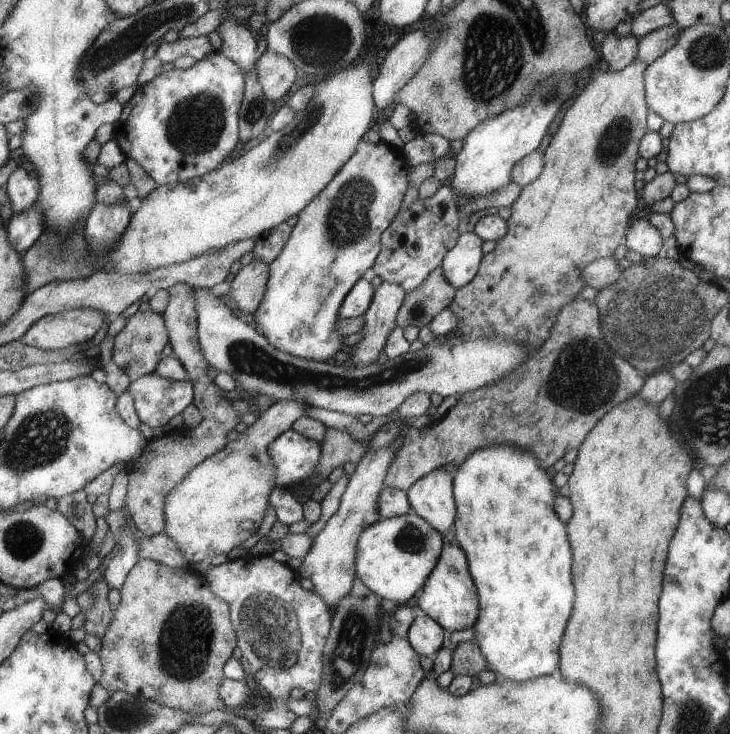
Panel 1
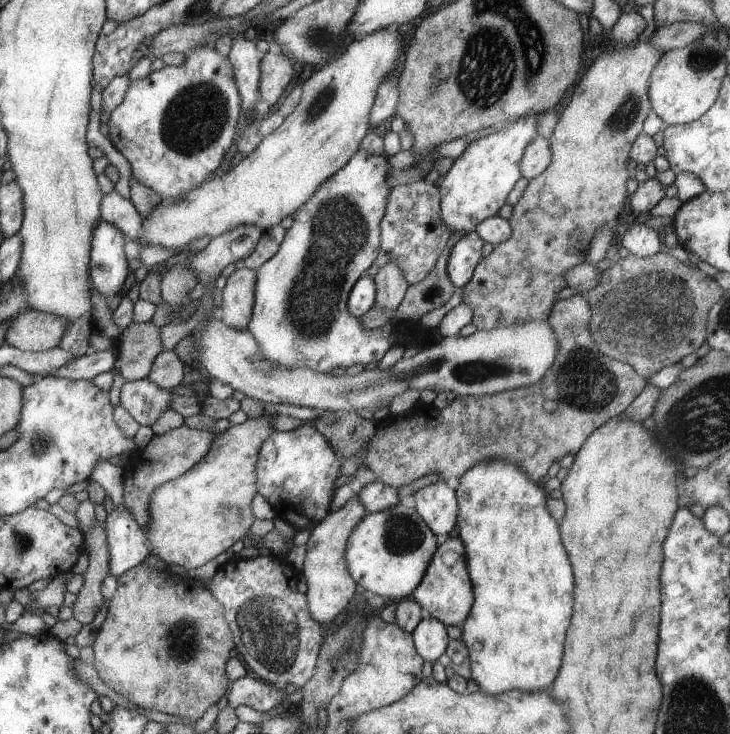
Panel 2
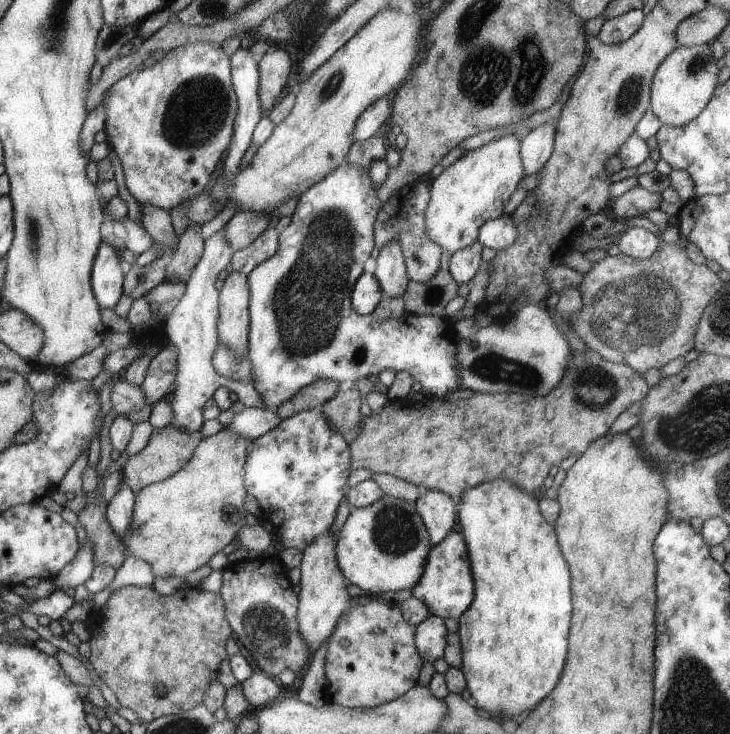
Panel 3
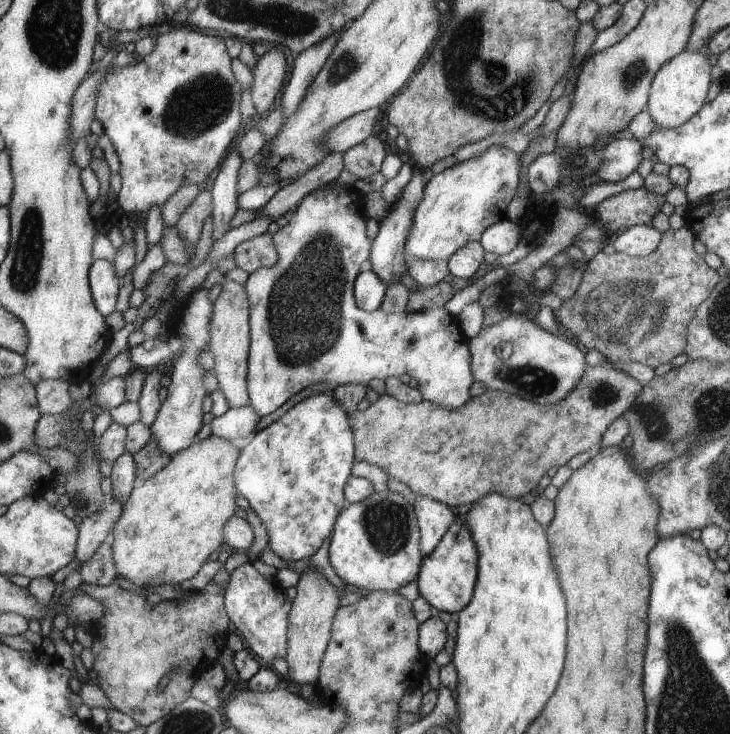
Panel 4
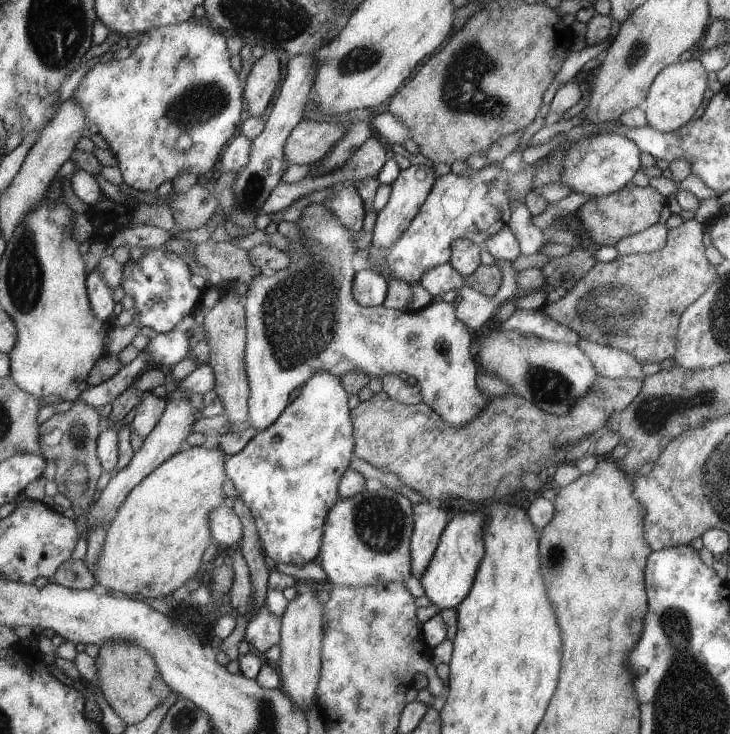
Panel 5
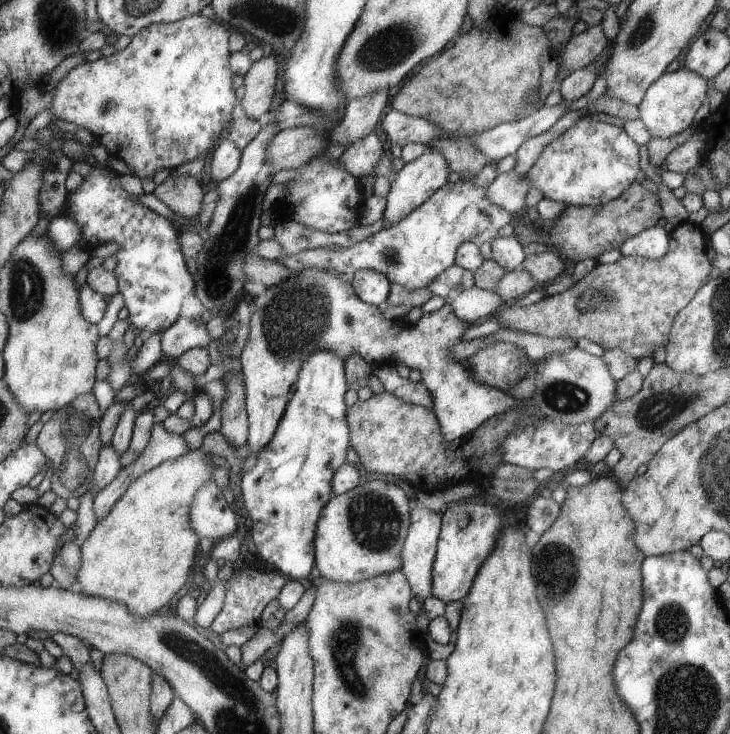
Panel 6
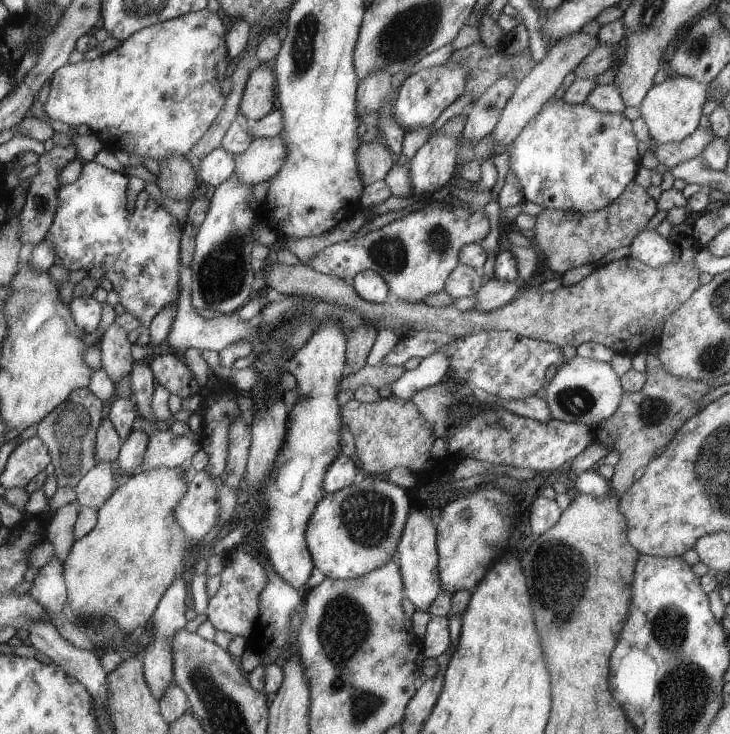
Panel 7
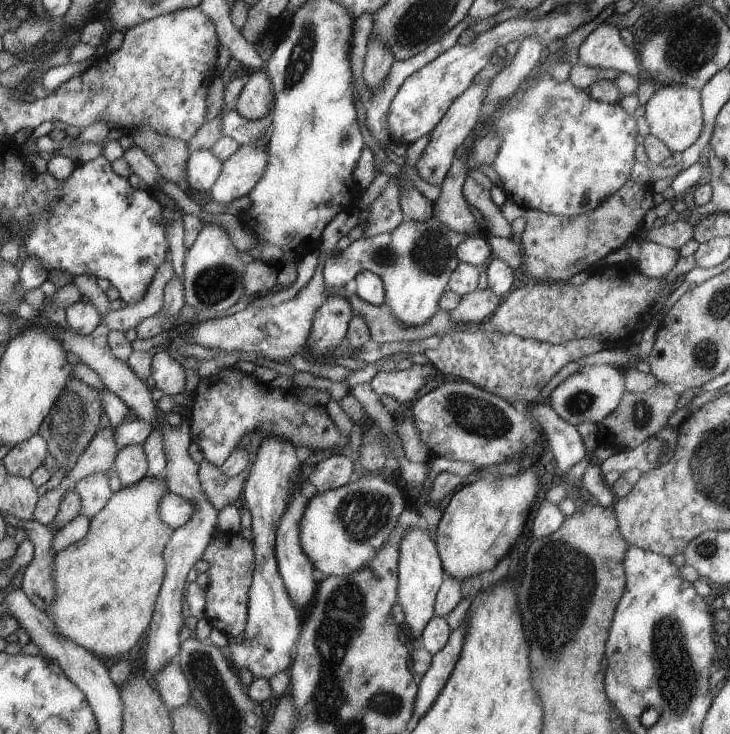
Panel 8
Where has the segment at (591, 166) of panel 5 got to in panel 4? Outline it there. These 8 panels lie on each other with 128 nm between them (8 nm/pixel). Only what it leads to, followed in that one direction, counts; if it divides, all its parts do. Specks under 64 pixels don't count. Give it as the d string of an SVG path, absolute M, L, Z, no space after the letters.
M636 137L634 138L618 138L608 142L604 148L597 151L602 159L602 168L595 174L606 182L618 182L629 174L632 174L638 168L638 164L642 162L642 142Z

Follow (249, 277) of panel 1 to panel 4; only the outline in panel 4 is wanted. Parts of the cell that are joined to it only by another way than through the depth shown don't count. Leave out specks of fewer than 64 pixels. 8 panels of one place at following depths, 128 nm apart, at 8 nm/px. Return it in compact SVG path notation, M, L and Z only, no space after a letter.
M226 278L222 291L213 302L210 323L209 350L215 356L215 365L211 373L219 382L219 389L224 393L229 405L240 408L249 404L247 389L247 358L249 355L249 300L242 283Z

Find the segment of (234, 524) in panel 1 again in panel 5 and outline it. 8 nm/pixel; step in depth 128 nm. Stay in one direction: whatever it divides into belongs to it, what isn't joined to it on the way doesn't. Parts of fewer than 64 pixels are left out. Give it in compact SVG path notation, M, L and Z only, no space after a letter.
M204 445L199 447L190 447L174 454L164 461L156 470L153 470L144 480L140 481L128 494L126 500L119 506L116 516L112 519L112 522L107 526L106 538L102 545L100 556L97 560L97 566L95 567L95 581L98 585L104 586L106 590L114 591L115 594L140 594L146 598L162 598L168 595L172 595L172 592L177 588L182 587L182 584L192 578L198 570L200 570L200 558L202 554L206 552L206 548L212 544L210 540L210 522L211 513L220 507L220 504L224 502L226 495L224 494L224 482L228 479L226 472L226 462L230 456L223 452L220 447L205 447Z

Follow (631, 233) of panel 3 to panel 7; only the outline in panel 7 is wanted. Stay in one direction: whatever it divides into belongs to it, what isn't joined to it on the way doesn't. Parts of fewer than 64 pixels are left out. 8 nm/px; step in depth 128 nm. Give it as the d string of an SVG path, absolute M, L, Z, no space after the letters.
M656 229L645 230L637 234L630 247L630 256L640 259L651 267L667 265L676 256L672 242L662 238Z

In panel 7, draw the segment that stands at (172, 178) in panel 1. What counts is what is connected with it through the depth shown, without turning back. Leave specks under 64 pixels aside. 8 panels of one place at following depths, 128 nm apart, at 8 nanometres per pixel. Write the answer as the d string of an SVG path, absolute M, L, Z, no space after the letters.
M202 9L196 12L186 13L181 17L176 17L155 25L150 25L144 29L140 29L134 33L132 37L126 41L122 41L119 48L110 51L104 56L99 56L93 60L79 61L77 63L66 63L61 66L56 73L53 74L50 93L48 100L44 104L44 109L48 118L52 120L60 120L70 126L88 126L92 130L92 134L96 135L104 148L108 151L114 152L124 150L133 158L133 162L143 165L142 162L146 158L152 158L160 162L166 159L169 155L185 156L185 154L206 134L206 131L212 126L216 120L216 116L222 112L224 108L224 94L222 94L222 80L226 78L226 68L228 68L228 52L226 52L226 26L222 24L220 16L216 13Z

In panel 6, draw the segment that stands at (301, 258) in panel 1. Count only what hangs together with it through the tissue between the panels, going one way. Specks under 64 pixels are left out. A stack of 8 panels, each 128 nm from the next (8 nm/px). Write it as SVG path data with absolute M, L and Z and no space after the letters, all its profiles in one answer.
M316 267L296 271L289 279L280 284L267 287L262 296L251 300L250 333L239 358L242 363L243 381L245 384L245 409L249 422L247 438L250 453L263 449L272 441L277 426L288 408L290 386L297 382L305 360L316 351L330 351L343 361L357 355L367 360L373 368L378 365L406 364L410 370L418 370L422 376L421 383L433 395L433 410L441 425L443 437L447 441L457 440L474 432L484 421L494 415L506 412L518 405L525 405L526 400L517 400L508 392L490 385L480 384L474 378L465 363L455 359L453 350L470 326L460 320L448 302L439 310L423 314L415 324L403 320L391 320L382 315L381 309L358 298L352 284L343 282L337 270L318 270Z

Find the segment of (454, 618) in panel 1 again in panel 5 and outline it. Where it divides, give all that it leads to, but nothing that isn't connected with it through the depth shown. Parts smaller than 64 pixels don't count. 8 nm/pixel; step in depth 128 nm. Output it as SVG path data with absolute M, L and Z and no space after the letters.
M476 512L460 513L445 526L441 534L441 544L433 554L427 571L419 578L425 595L439 610L456 609L472 590L484 554L483 516Z

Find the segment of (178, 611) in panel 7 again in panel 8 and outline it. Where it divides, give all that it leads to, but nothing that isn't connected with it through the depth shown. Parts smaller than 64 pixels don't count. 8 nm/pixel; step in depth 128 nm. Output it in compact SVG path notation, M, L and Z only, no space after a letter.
M188 419L182 420L178 427L170 427L165 422L163 429L163 445L167 458L167 465L163 476L167 480L168 486L170 486L170 492L173 492L175 495L181 496L184 499L189 499L190 502L198 502L198 510L195 510L194 518L192 518L190 522L186 525L182 525L179 529L175 529L172 538L170 538L170 541L166 546L165 558L167 570L165 574L165 584L162 585L161 594L157 600L157 610L154 612L153 622L149 626L148 638L146 638L146 670L148 670L150 674L153 674L153 678L154 675L162 672L163 668L168 663L176 661L177 654L179 653L180 630L182 630L182 627L185 625L182 605L185 602L184 588L186 588L186 582L188 582L186 576L188 576L188 572L192 570L194 564L203 558L206 547L213 539L213 534L217 530L217 516L219 513L216 509L214 509L214 506L208 500L206 493L202 490L200 480L198 479L198 464L192 460L189 453L189 446L190 443L192 443L192 437Z

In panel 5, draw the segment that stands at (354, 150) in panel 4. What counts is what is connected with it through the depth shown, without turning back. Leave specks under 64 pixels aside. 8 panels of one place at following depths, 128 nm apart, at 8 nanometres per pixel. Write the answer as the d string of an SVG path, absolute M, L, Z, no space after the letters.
M371 136L364 142L364 144L360 145L360 148L356 149L356 152L341 166L338 167L335 171L331 173L326 173L321 177L310 177L308 174L299 182L293 184L286 184L281 182L280 185L277 186L276 189L270 193L268 200L266 200L265 204L262 205L261 214L274 214L276 212L280 212L280 210L284 210L284 208L288 208L296 199L308 195L314 191L323 190L325 188L331 188L335 184L351 181L352 183L358 182L363 178L377 178L378 173L384 163L388 160L388 156L386 156L386 150L384 146L378 141L374 136Z

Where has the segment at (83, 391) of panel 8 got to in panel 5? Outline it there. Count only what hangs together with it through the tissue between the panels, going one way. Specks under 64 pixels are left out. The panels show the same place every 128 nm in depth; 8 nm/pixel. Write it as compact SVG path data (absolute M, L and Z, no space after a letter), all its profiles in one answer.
M76 403L65 413L54 413L40 425L43 458L56 464L55 483L58 492L70 500L71 506L87 510L94 500L96 484L104 472L101 459L96 456L96 438L100 438L100 418L86 404Z

